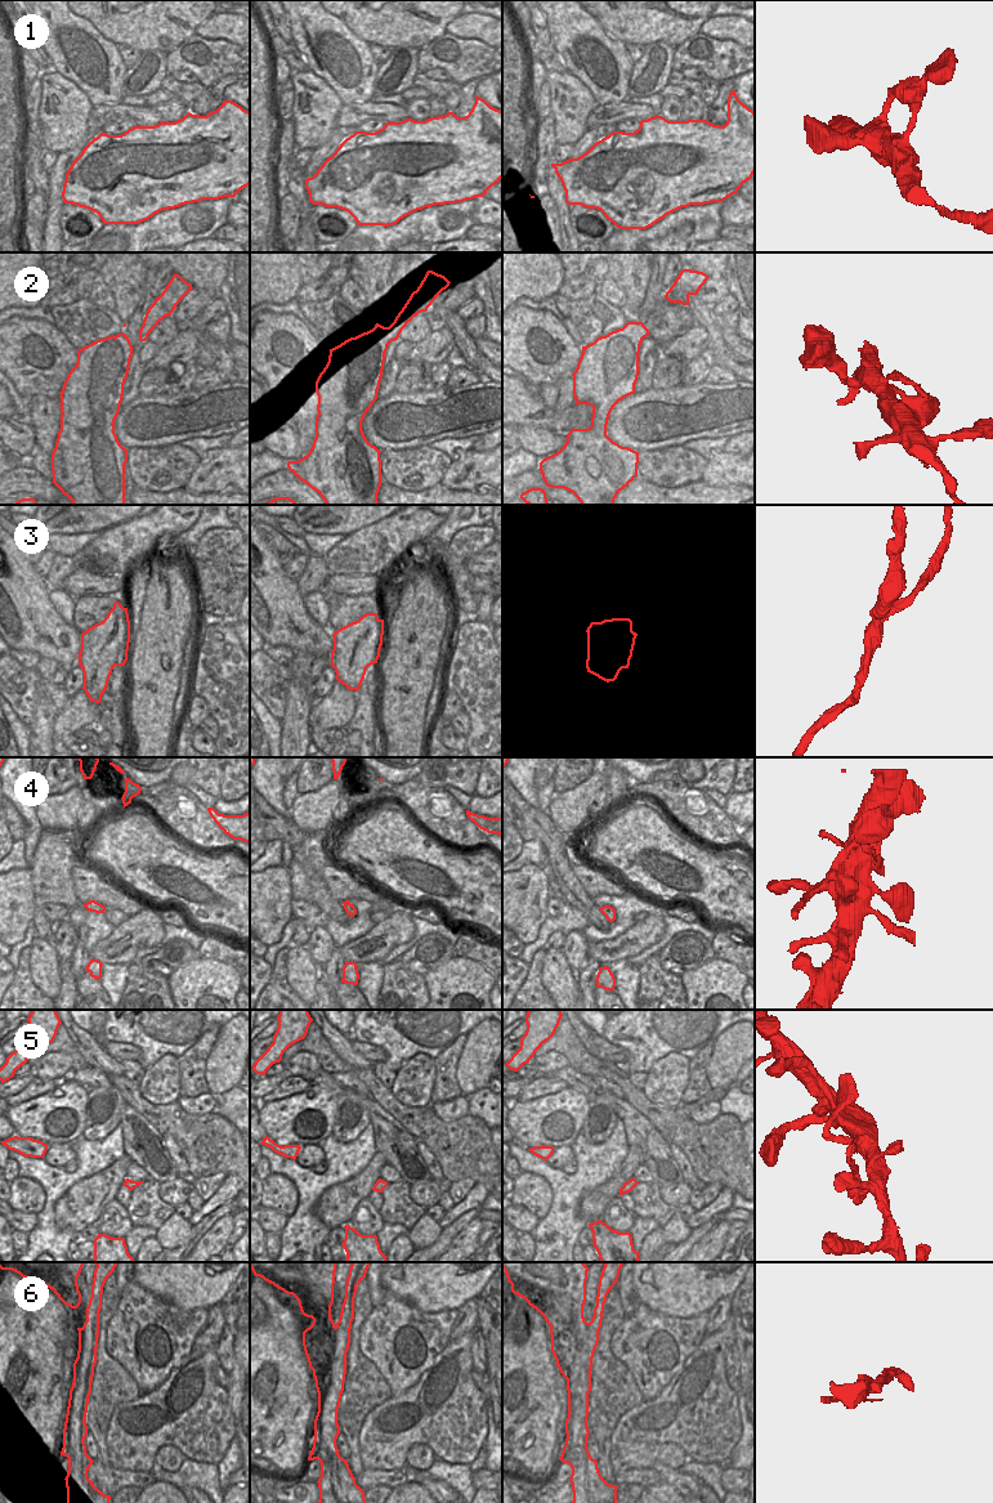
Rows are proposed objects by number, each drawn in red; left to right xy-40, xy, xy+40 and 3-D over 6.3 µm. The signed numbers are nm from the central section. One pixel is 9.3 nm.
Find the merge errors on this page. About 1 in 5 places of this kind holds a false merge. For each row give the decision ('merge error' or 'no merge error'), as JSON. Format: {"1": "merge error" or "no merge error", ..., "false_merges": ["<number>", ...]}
{"1": "no merge error", "2": "no merge error", "3": "no merge error", "4": "no merge error", "5": "no merge error", "6": "merge error", "false_merges": ["6"]}

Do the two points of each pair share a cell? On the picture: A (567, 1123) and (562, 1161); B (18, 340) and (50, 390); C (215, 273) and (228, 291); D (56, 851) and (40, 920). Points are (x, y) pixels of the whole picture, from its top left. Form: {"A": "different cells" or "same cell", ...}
{"A": "different cells", "B": "same cell", "C": "different cells", "D": "same cell"}

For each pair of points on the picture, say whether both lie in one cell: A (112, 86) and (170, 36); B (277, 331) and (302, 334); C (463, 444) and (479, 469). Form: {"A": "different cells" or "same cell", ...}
{"A": "different cells", "B": "same cell", "C": "different cells"}

